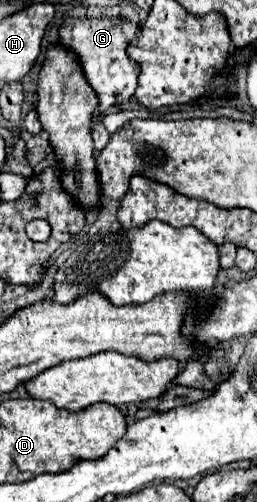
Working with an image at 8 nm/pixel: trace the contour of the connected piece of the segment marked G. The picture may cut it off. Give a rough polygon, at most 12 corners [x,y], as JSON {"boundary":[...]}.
{"boundary":[[65,18],[77,54],[101,110],[129,102],[139,66],[129,18]]}

